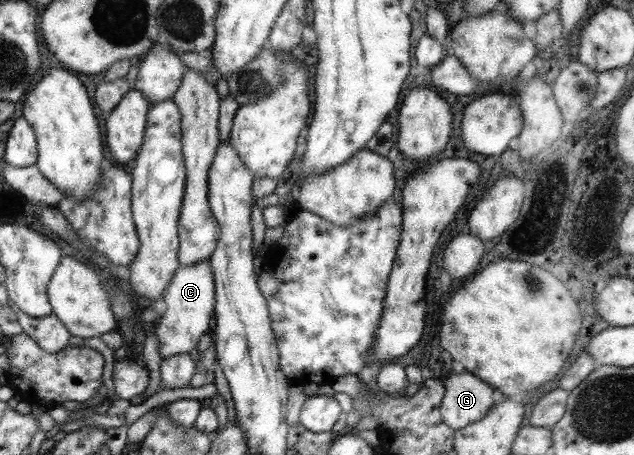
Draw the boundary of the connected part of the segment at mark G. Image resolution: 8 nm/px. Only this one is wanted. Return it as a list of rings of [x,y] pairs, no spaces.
[[[465,369],[444,379],[440,416],[453,431],[479,420],[502,395]]]

